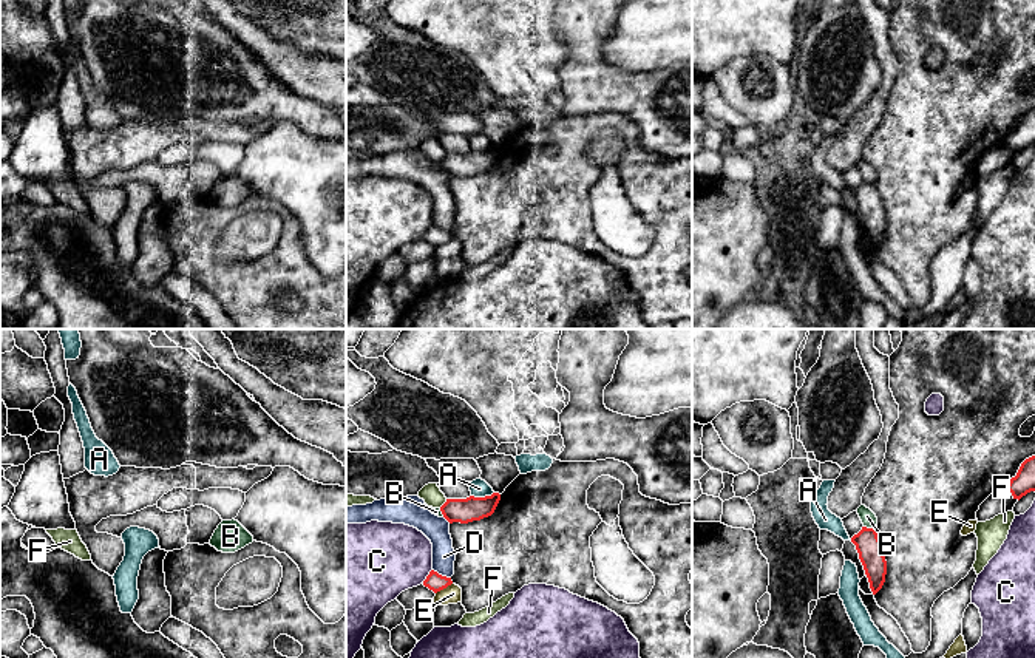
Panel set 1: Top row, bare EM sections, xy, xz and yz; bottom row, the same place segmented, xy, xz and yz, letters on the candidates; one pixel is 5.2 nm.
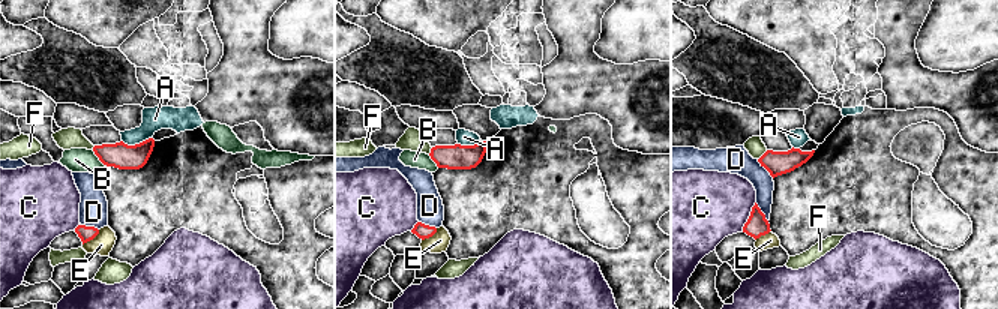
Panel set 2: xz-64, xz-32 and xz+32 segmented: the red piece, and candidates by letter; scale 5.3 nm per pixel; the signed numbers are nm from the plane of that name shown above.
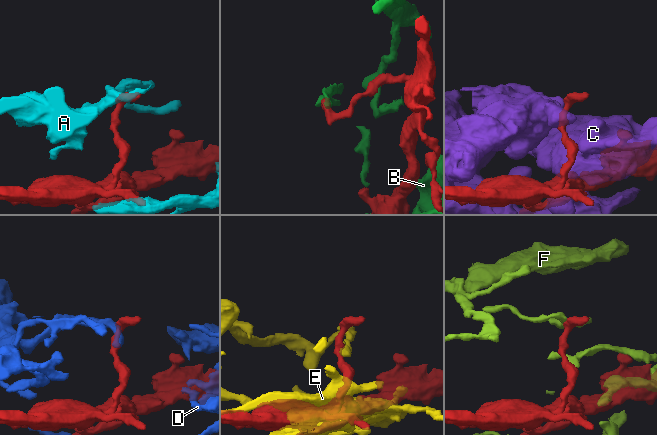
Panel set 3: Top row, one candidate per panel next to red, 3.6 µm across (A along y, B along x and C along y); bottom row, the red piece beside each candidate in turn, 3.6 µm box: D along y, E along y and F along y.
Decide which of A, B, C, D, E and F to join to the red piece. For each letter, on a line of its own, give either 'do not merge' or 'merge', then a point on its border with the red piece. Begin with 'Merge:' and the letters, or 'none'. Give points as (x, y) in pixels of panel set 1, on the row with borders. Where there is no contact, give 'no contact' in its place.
Merge: A
A: merge; contact xz (482, 498)
B: do not merge; contact yz (870, 529)
C: do not merge; contact xz (427, 576)
D: do not merge; contact xz (441, 575)
E: do not merge; contact xz (444, 587)
F: do not merge; contact xz (444, 504)

